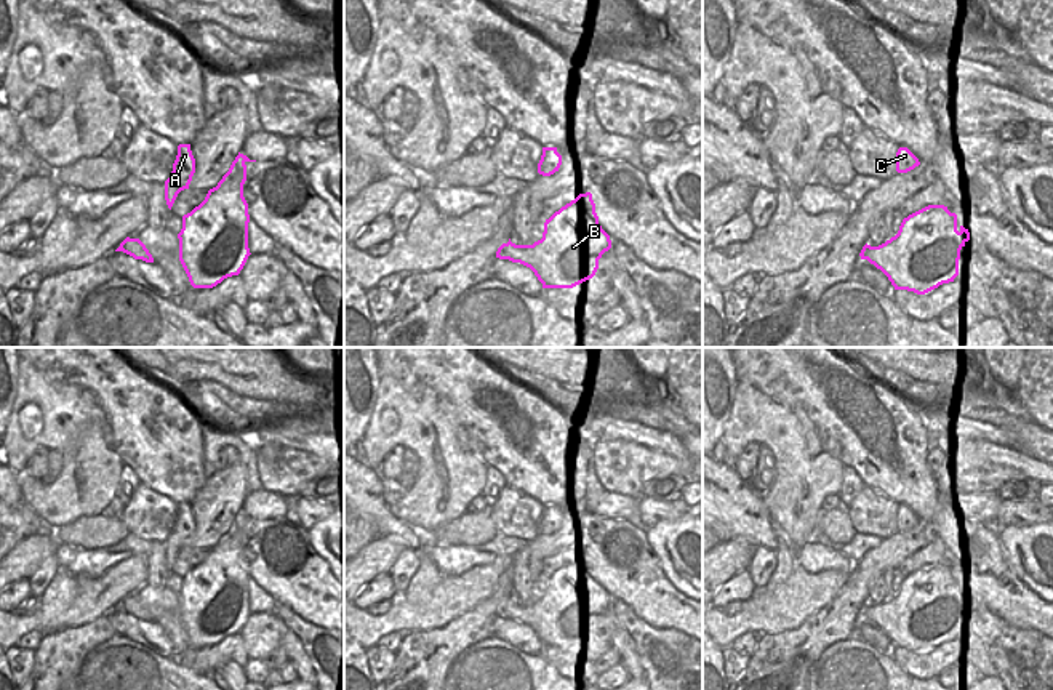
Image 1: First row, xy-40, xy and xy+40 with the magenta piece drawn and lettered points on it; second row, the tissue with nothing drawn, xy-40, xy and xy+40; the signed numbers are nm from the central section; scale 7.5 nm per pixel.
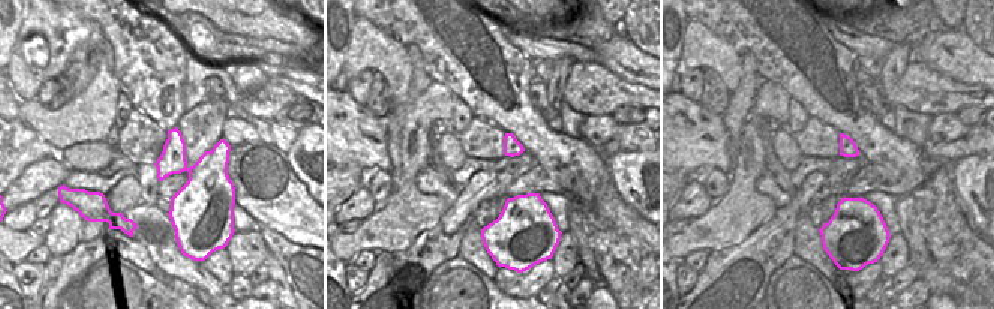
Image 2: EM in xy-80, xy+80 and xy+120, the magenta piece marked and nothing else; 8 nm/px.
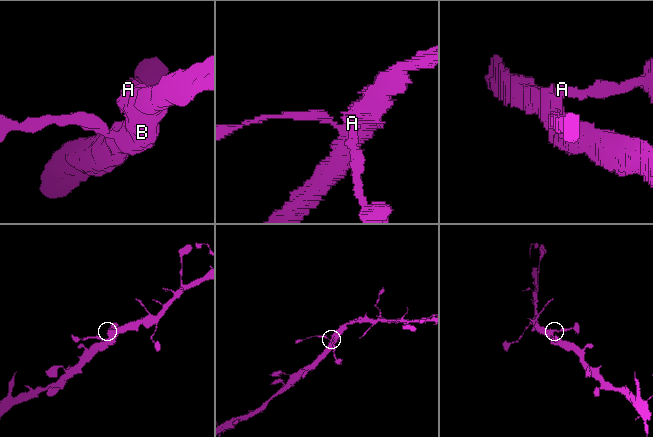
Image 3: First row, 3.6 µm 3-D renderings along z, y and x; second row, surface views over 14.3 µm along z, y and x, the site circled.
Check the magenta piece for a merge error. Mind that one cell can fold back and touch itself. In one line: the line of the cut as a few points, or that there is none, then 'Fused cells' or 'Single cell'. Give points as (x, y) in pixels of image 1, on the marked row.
No split. Single cell

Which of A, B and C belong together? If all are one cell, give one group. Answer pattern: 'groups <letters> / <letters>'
groups A B C

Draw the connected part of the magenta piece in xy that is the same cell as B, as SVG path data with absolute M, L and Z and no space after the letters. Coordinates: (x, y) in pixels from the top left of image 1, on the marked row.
M586 192L546 219L541 240L515 245L509 239L496 258L530 267L543 288L573 288L595 275L599 259L610 248L592 194Z

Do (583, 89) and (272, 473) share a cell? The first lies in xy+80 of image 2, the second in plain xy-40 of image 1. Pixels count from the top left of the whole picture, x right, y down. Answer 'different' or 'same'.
same

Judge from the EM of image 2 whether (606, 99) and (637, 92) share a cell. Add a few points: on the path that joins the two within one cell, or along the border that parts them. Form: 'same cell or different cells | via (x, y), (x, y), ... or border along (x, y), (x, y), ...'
same cell | via (613, 93), (630, 93)

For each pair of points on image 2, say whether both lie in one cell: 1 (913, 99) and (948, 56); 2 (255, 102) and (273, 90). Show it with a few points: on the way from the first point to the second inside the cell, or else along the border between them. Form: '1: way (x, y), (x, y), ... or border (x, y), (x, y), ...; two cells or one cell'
1: border (912, 60), (927, 63), (969, 86); two cells
2: way (260, 102), (269, 95); one cell

